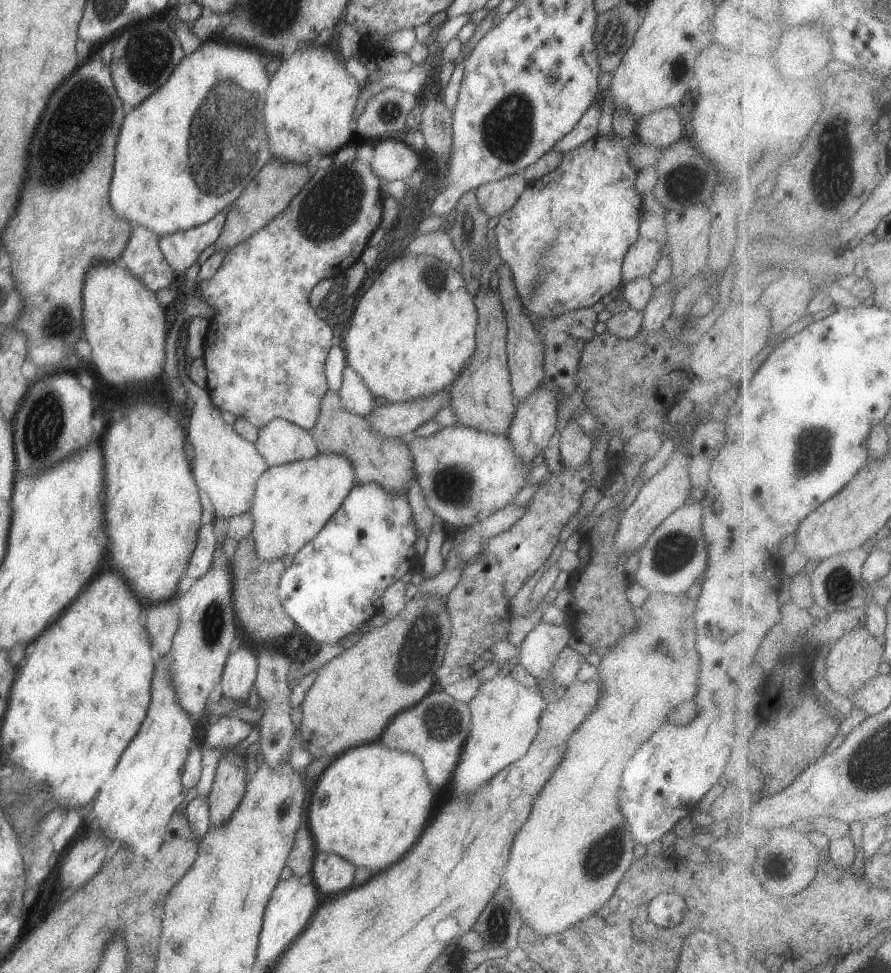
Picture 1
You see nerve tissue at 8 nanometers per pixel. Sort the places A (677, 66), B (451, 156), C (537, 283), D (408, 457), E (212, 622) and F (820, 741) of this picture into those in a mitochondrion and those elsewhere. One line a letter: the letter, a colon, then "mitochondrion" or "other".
A: mitochondrion
B: other
C: mitochondrion
D: other
E: mitochondrion
F: other

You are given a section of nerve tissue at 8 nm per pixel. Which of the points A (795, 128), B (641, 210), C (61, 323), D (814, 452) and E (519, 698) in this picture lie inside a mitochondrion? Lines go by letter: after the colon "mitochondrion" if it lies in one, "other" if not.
A: other
B: other
C: mitochondrion
D: mitochondrion
E: other

